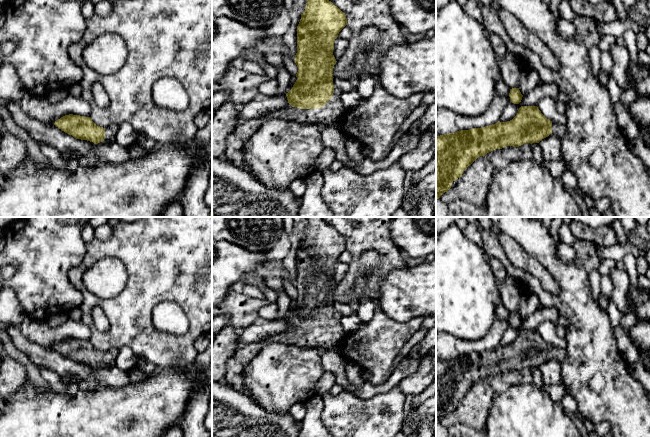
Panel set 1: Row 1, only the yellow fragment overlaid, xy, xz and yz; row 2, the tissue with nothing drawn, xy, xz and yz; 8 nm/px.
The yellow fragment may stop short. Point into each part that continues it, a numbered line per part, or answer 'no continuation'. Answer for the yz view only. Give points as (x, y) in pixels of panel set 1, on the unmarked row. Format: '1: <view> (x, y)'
1: yz (557, 353)

